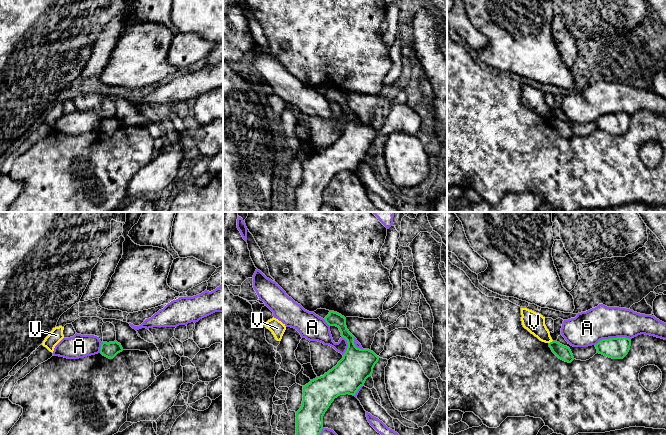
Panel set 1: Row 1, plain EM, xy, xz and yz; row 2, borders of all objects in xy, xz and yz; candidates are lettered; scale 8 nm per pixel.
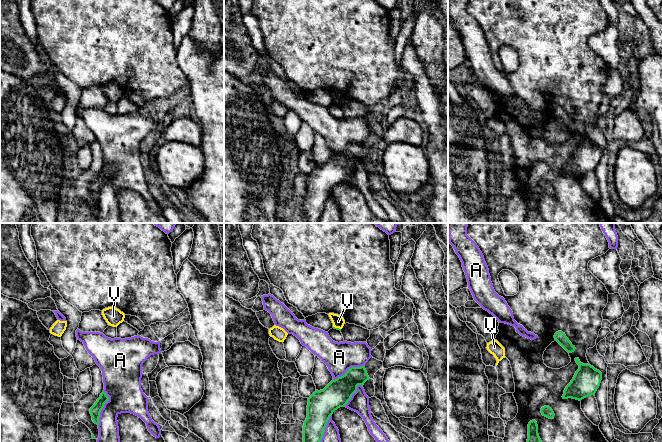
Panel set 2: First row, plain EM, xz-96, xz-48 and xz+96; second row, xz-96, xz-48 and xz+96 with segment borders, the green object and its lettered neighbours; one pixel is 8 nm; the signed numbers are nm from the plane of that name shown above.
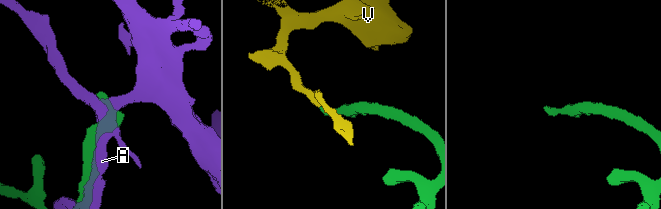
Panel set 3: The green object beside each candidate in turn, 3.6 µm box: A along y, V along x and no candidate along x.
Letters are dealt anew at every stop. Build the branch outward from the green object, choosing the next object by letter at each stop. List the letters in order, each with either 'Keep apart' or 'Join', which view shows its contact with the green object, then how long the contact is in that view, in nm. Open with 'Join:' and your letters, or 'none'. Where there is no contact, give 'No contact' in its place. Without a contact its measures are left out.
Join: none
A: Keep apart. Touches green in yz. Shared border 300 nm
V: Keep apart. Touches green in yz. Shared border 40 nm

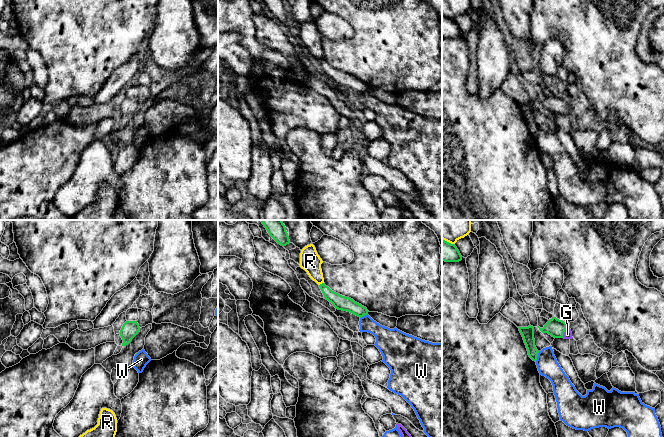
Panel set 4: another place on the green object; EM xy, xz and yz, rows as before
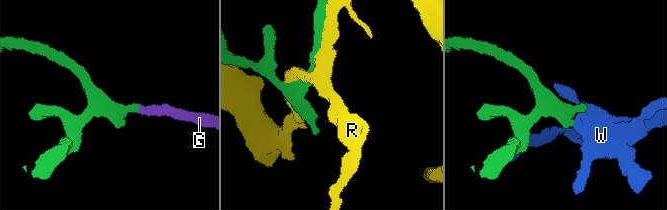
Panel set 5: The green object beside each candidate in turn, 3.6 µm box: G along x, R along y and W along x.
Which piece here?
Join: G
G: Join. Touches green in yz. Shared border 110 nm
R: Keep apart. Touches green in xz. Shared border 50 nm
W: Keep apart. Touches green in yz. Shared border 90 nm

